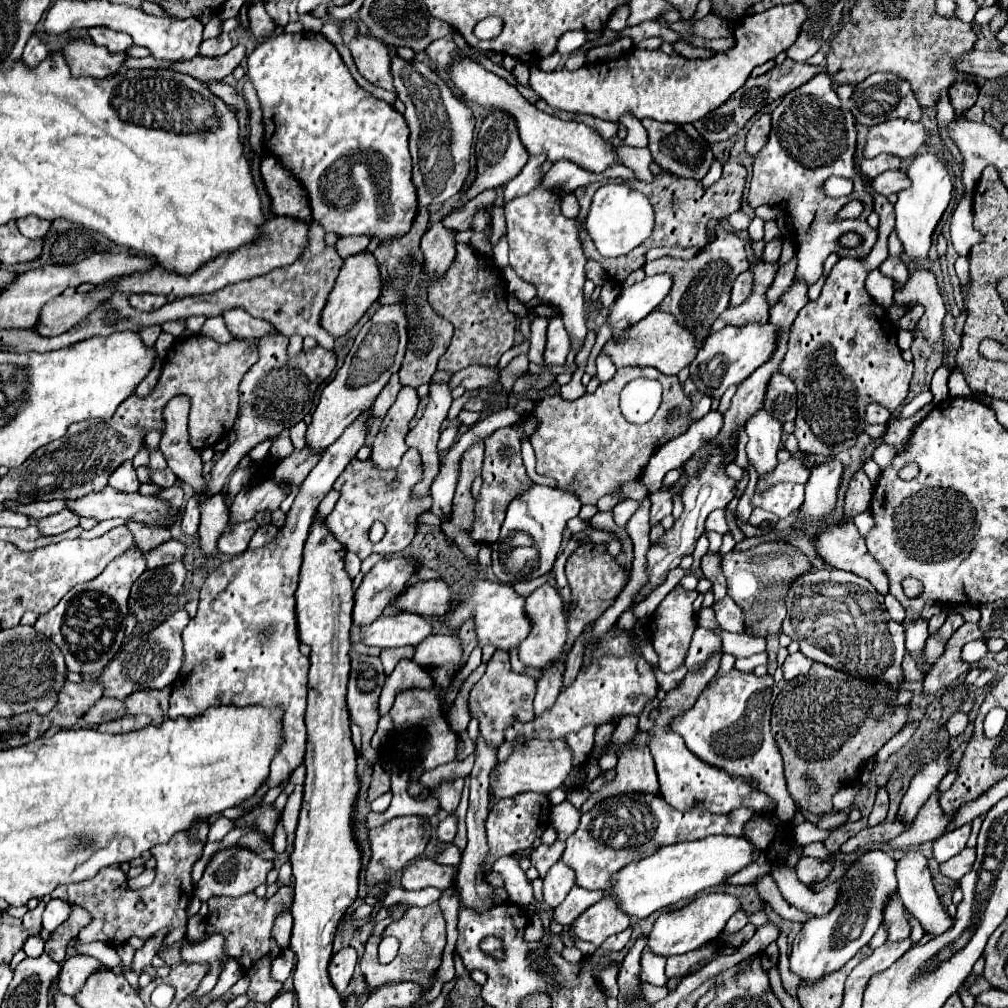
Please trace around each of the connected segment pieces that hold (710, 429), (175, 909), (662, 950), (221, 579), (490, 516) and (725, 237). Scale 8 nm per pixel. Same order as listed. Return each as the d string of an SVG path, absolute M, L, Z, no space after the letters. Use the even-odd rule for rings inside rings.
M708 412L702 420L694 422L682 436L670 440L650 458L641 478L649 493L660 490L663 478L672 468L684 466L684 462L700 450L706 440L712 440L722 428L722 414Z
M178 832L178 834L174 834L174 838L170 842L158 844L150 851L156 860L156 878L144 890L138 890L138 892L130 890L126 886L124 872L118 866L110 866L110 868L102 868L90 880L90 886L84 880L84 882L78 882L78 884L58 886L50 894L52 898L62 898L62 900L68 900L72 904L78 904L92 914L92 918L94 918L92 924L88 924L78 934L80 942L92 942L92 940L118 942L118 940L130 938L130 936L138 936L142 940L148 940L160 928L166 928L166 926L178 928L178 926L186 924L186 904L190 900L188 890L194 884L192 882L192 866L202 856L202 844L190 842L184 832ZM136 902L144 902L144 910L138 910ZM94 930L100 930L100 932L94 934Z
M700 894L682 908L668 910L658 916L648 936L648 948L658 956L676 956L700 948L704 942L714 940L726 926L728 918L740 910L740 904L730 894Z
M366 408L350 428L328 446L320 462L312 468L298 496L286 514L284 526L278 530L276 540L262 548L248 548L244 554L226 560L214 570L202 590L196 618L182 632L184 662L178 678L172 682L170 718L198 718L212 706L282 706L282 740L284 744L274 754L270 776L260 786L258 794L238 804L244 812L256 808L266 792L284 780L302 764L306 750L306 692L308 692L308 658L300 654L298 628L296 628L296 600L294 592L300 582L302 550L310 530L312 516L320 500L332 490L332 484L368 442L368 422L372 408Z
M528 414L520 422L516 422L516 426L500 428L486 438L486 456L481 471L482 487L478 500L474 502L474 524L470 532L472 540L480 544L494 544L498 540L508 504L514 498L518 498L518 494L530 488L532 480L526 474L526 466L522 462L522 438L524 436L530 438L536 428L538 428L538 420L532 414Z
M718 228L718 238L712 244L708 244L704 250L700 250L694 258L678 260L678 258L664 256L648 262L644 266L644 272L646 276L654 276L660 272L672 276L672 290L662 300L658 310L672 314L682 328L688 328L696 336L698 348L702 348L704 340L712 334L712 324L730 304L730 292L736 276L746 272L748 266L750 264L746 258L744 240L738 238L734 232Z

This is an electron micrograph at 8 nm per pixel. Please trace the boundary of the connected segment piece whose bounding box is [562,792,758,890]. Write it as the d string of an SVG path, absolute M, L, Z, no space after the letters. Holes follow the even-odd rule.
M624 792L604 798L582 814L578 830L566 840L562 862L576 872L576 886L586 890L602 890L602 886L610 882L612 874L616 874L622 866L646 858L662 846L686 840L700 840L714 834L746 836L744 826L756 814L756 810L746 806L736 808L728 814L712 814L702 808L678 812L664 798L658 798L654 794ZM636 840L640 840L638 846Z

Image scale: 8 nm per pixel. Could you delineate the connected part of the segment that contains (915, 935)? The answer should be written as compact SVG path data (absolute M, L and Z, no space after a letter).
M905 910L905 912L907 914L907 918L911 927L910 938L913 944L917 944L920 939L923 938L923 936L925 935L924 929L922 928L918 920L912 920L914 918L912 914L910 914L907 910Z

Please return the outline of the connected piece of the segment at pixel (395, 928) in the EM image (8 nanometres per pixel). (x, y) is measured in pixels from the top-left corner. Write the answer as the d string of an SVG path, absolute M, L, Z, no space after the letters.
M434 902L426 908L408 908L402 920L392 922L384 930L384 936L398 938L400 950L398 950L398 956L388 966L382 966L378 962L380 938L368 938L366 950L360 958L360 970L362 970L368 986L382 986L382 984L392 984L392 982L416 982L418 986L428 988L432 976L440 968L442 952L446 946L446 920L444 920L438 904Z

